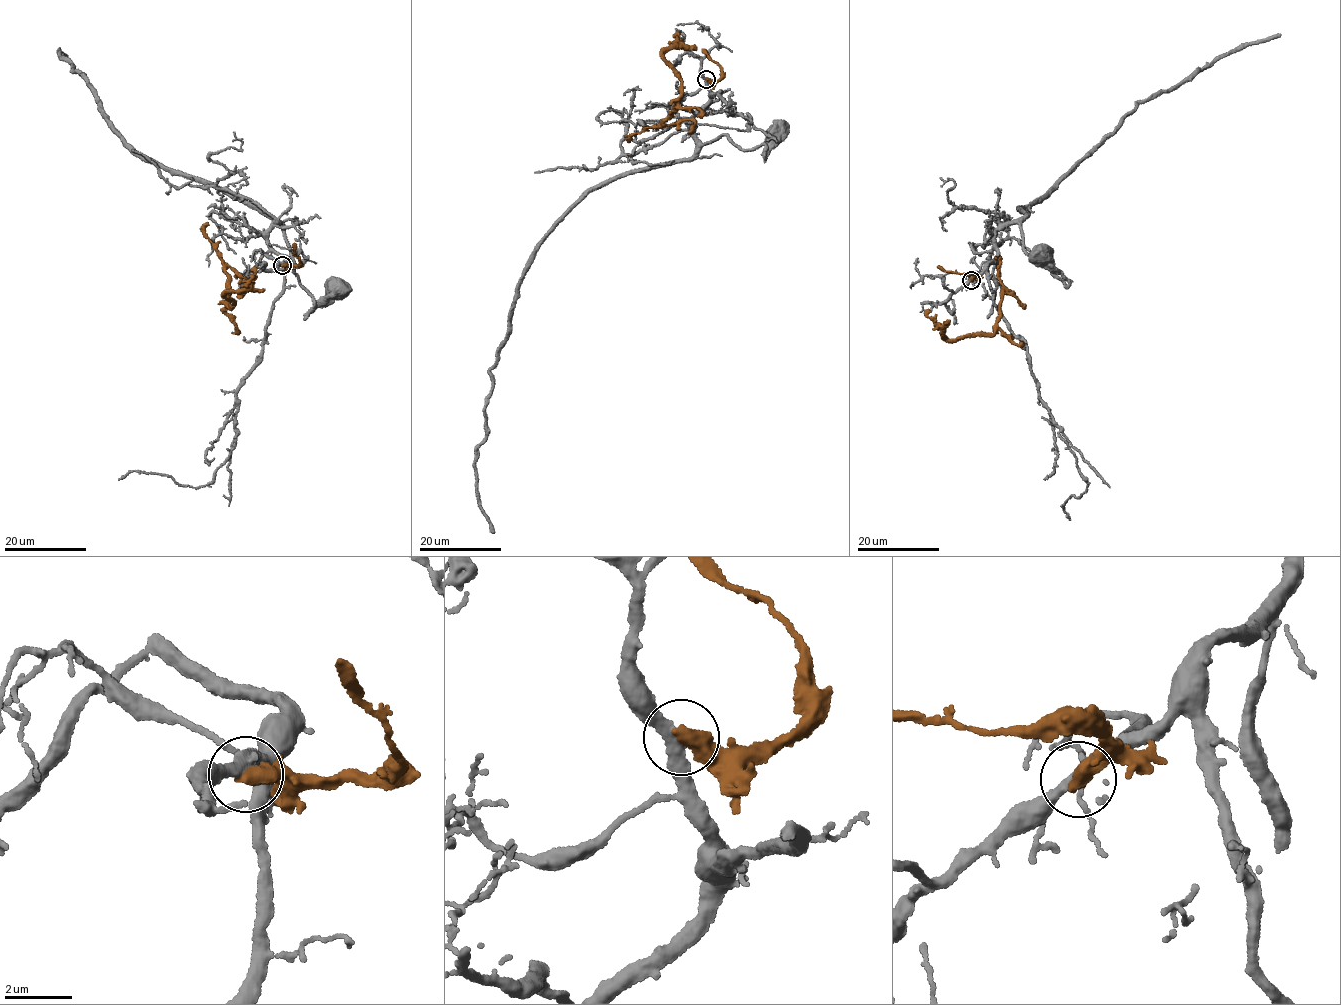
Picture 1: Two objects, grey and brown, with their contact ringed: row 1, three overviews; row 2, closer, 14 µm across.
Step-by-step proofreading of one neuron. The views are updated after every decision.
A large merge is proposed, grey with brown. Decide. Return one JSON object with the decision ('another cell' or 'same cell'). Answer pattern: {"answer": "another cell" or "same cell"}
{"answer": "another cell"}

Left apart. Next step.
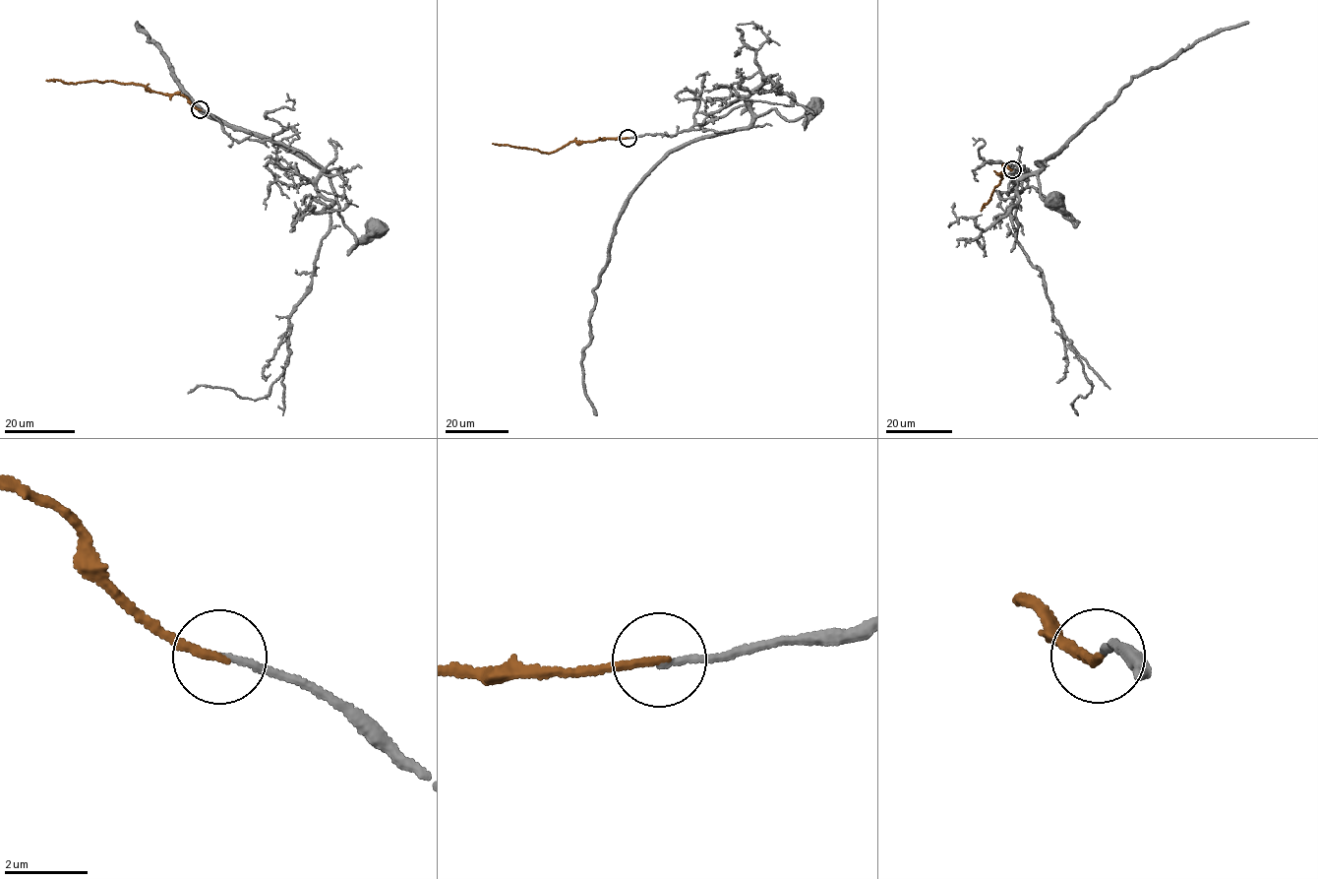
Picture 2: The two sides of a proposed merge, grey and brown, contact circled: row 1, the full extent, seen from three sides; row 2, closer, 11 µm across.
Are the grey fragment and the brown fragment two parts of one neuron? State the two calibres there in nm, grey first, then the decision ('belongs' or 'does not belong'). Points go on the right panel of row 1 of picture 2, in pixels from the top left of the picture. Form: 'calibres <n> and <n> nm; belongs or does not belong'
calibres 160 and 190 nm; does not belong

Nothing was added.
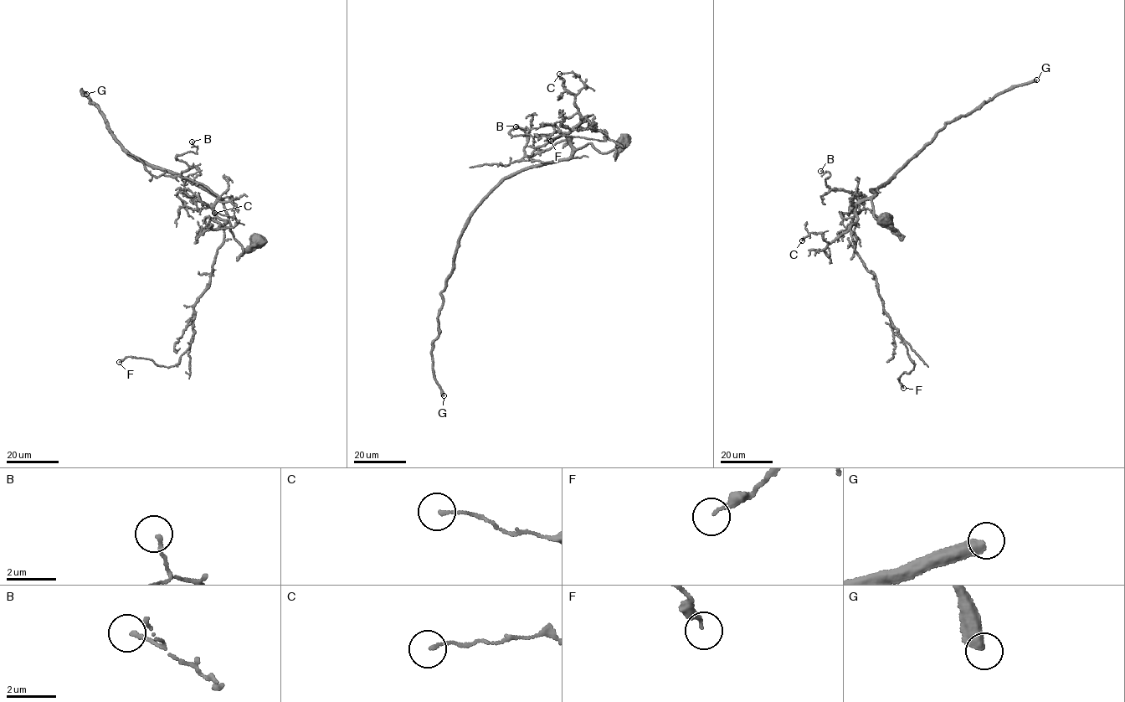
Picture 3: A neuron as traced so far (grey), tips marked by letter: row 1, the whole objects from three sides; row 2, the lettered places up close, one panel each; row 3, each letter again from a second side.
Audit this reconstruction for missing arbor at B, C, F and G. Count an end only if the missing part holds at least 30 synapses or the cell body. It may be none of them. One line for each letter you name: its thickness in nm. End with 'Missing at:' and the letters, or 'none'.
G: Thickness 480 nm
Missing at: G

